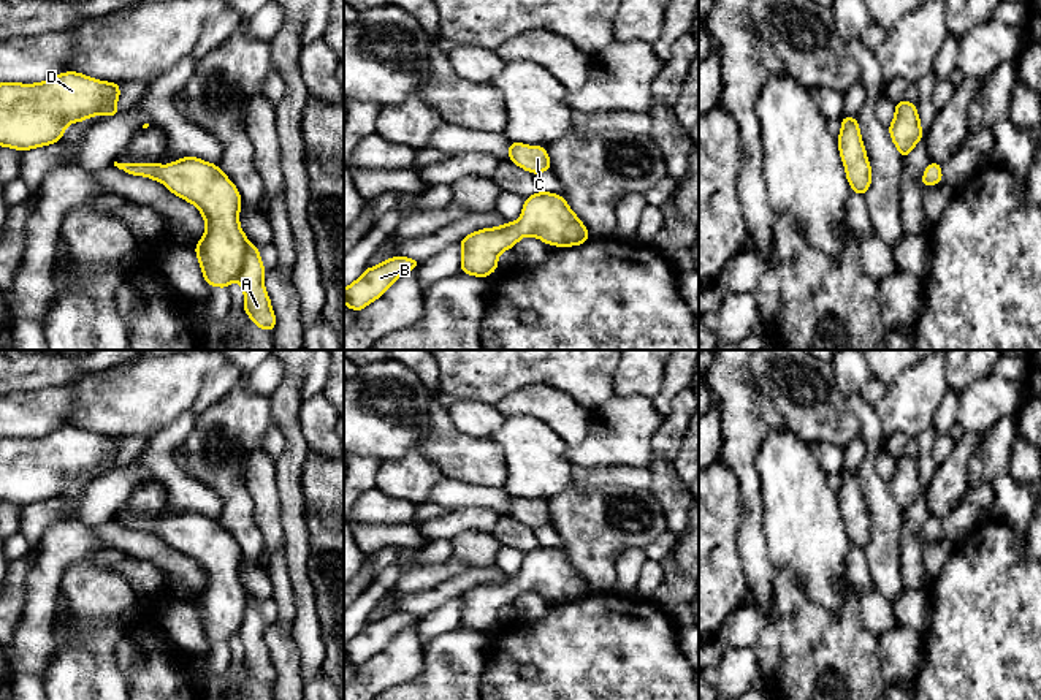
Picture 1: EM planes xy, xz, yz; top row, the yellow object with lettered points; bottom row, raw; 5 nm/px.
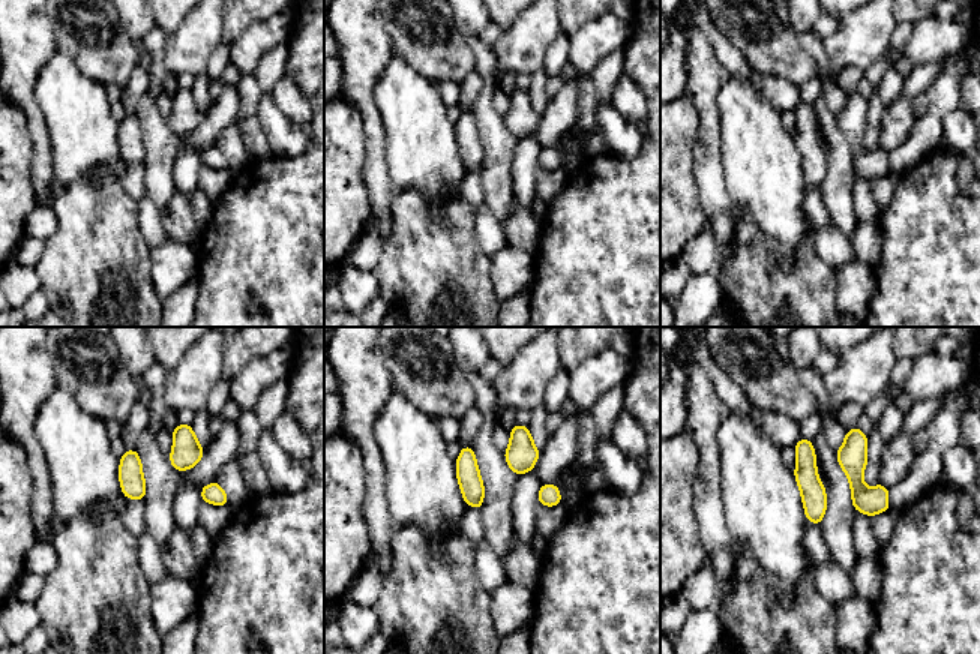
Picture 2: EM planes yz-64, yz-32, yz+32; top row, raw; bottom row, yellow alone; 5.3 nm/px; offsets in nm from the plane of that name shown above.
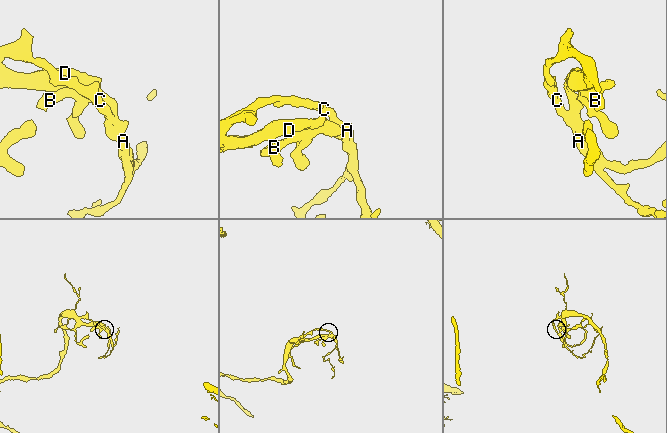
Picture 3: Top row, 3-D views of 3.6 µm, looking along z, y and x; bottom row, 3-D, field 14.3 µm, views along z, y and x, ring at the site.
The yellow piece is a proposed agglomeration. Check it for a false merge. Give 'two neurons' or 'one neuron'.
one neuron

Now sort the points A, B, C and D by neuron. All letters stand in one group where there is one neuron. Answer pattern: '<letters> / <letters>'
A B C D

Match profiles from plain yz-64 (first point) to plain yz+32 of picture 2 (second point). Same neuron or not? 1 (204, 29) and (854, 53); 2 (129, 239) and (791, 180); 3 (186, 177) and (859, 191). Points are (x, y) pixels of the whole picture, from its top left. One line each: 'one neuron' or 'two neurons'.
1: one neuron
2: two neurons
3: one neuron

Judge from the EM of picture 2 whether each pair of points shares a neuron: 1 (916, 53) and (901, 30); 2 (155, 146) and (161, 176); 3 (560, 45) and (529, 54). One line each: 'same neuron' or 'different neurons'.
1: different neurons
2: same neuron
3: different neurons

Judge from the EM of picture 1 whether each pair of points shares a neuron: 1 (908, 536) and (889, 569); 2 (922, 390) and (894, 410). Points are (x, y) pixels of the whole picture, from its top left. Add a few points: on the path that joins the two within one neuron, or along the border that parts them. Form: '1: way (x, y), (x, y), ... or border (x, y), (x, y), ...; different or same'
1: border (900, 515), (900, 577), (905, 585); different
2: way (916, 395), (900, 409); same

